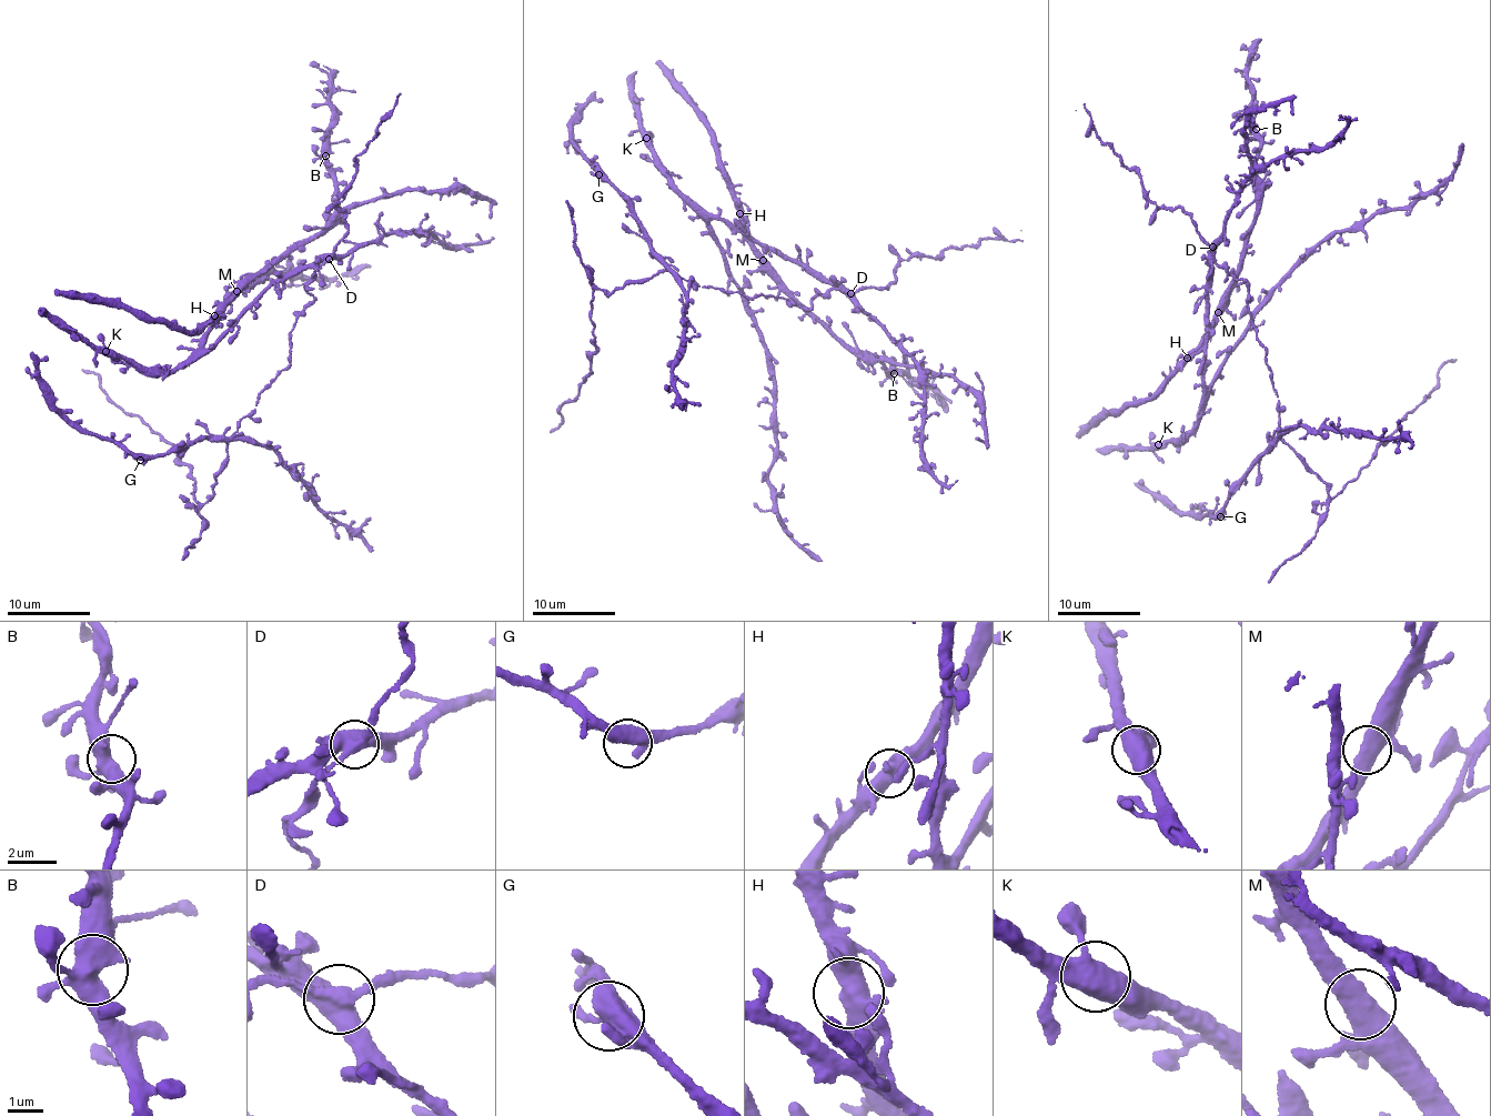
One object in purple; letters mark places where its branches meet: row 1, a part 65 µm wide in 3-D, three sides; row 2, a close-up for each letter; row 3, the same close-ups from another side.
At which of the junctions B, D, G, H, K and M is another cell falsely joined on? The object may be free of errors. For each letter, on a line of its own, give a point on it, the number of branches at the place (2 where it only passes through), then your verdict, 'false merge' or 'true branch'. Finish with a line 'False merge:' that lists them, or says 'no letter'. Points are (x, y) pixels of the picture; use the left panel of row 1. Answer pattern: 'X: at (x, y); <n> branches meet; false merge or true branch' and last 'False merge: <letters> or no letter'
B: at (325, 156); 4 branches meet; true branch
D: at (329, 259); 3 branches meet; true branch
G: at (140, 460); 3 branches meet; true branch
H: at (214, 315); 3 branches meet; true branch
K: at (106, 351); 3 branches meet; true branch
M: at (237, 291); 3 branches meet; true branch
False merge: no letter

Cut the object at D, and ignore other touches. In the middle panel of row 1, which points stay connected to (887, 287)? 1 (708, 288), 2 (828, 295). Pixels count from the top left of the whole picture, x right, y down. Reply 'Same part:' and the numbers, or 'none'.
Same part: 1, 2

